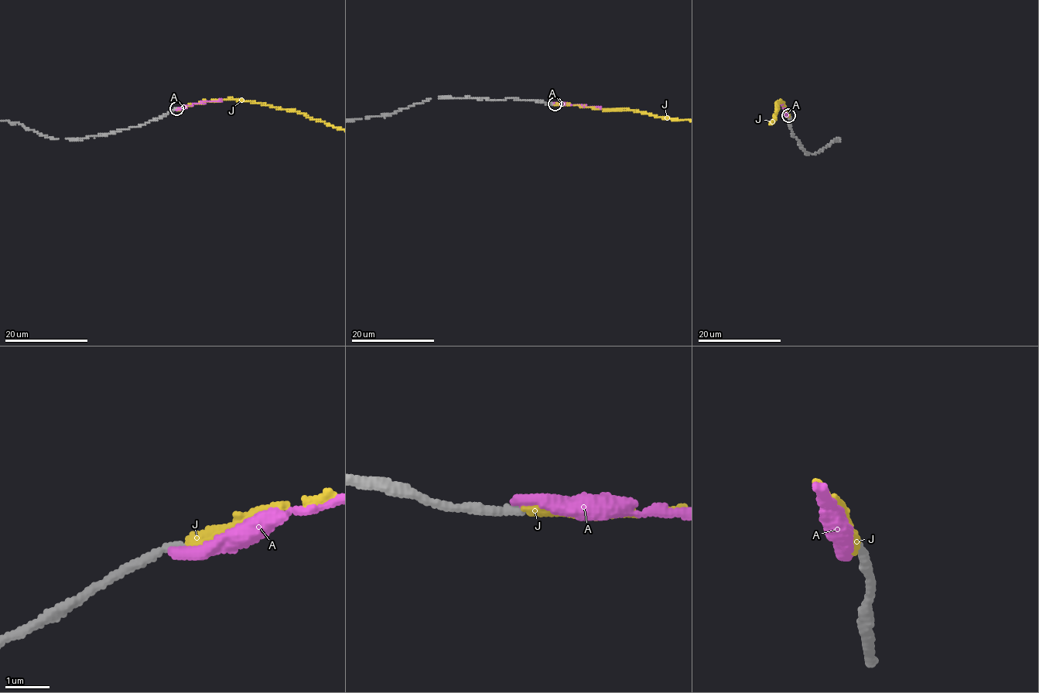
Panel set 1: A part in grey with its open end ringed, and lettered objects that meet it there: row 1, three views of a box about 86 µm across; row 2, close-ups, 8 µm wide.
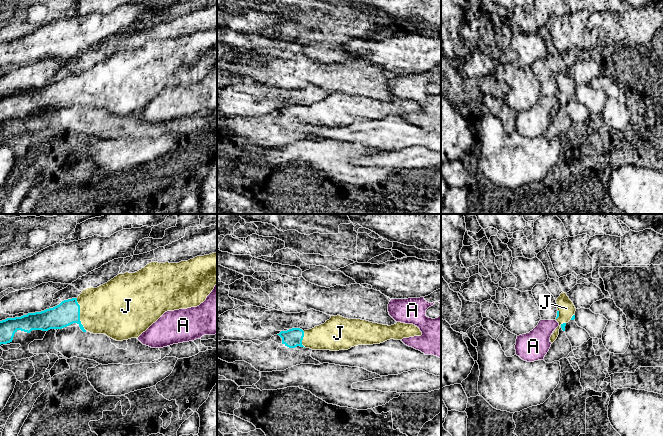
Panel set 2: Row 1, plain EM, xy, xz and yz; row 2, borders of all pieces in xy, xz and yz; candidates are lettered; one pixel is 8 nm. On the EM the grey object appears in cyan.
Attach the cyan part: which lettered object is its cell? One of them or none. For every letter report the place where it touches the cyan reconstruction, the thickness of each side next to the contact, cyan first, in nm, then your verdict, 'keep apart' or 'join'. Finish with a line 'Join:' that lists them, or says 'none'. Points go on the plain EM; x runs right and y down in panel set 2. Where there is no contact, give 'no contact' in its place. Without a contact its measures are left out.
A: no contact | keep apart
J: xy (79, 90) | 190/400 nm | join
Join: J

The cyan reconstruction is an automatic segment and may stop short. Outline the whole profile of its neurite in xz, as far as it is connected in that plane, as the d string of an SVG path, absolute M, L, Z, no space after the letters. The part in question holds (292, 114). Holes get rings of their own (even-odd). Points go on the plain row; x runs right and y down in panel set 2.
M337 91L312 105L303 107L292 104L277 111L282 114L282 120L289 124L300 122L312 126L339 127L358 121L380 120L390 115L421 112L422 108L413 100L397 98L388 102Z

